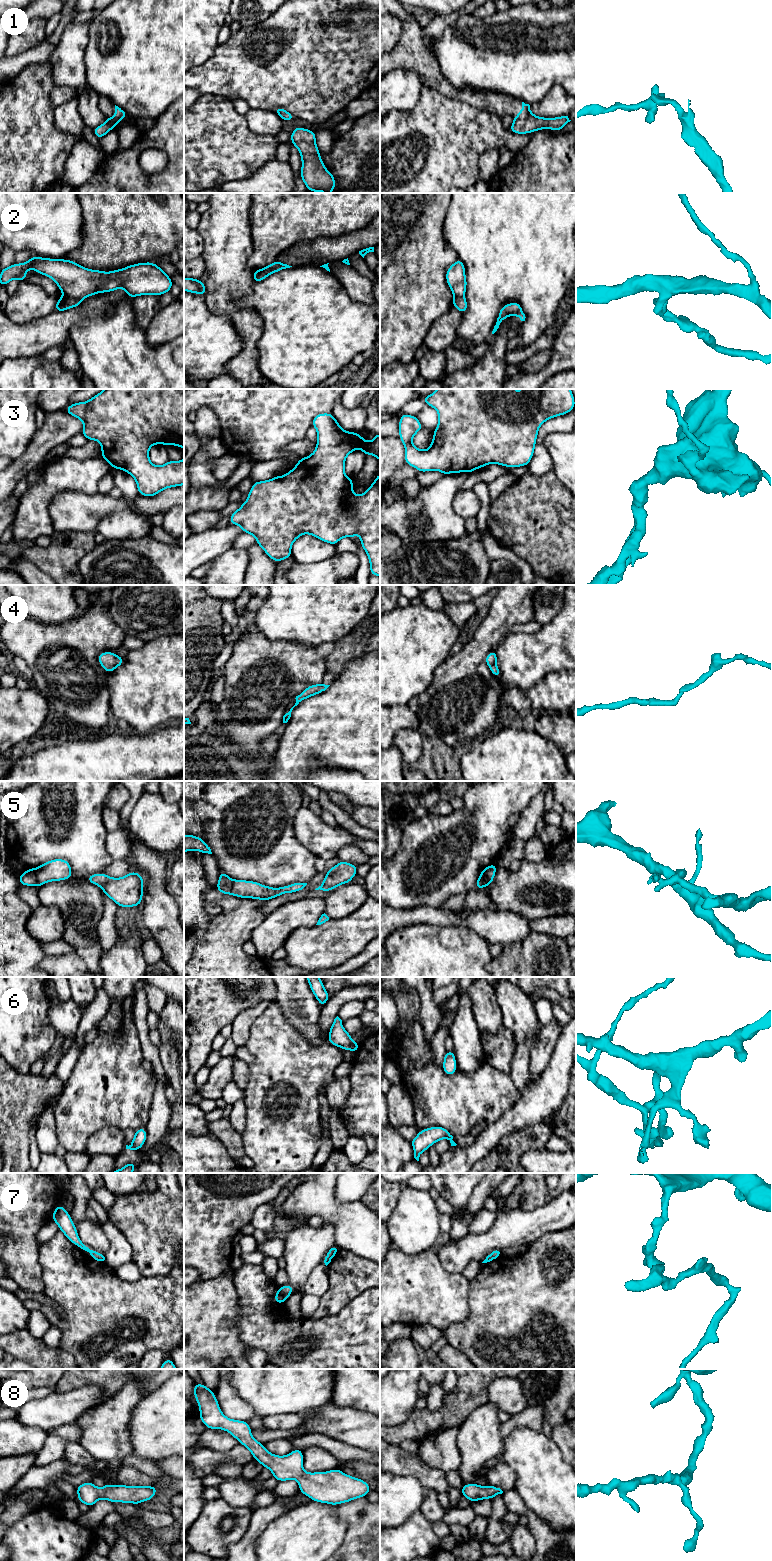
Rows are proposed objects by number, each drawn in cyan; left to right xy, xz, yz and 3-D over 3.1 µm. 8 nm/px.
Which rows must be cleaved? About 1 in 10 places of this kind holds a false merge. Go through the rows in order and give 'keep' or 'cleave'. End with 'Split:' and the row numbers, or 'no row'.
1: keep
2: cleave
3: keep
4: keep
5: cleave
6: keep
7: keep
8: keep
Split: 2, 5

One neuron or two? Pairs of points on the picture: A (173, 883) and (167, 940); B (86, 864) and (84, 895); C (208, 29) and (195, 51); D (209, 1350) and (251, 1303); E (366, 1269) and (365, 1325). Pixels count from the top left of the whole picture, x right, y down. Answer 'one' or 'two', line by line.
A: two
B: two
C: one
D: two
E: two

